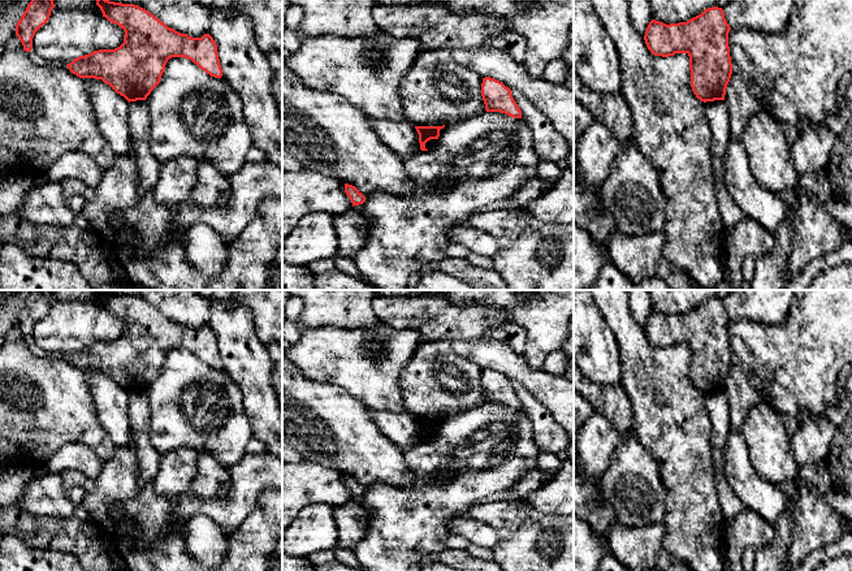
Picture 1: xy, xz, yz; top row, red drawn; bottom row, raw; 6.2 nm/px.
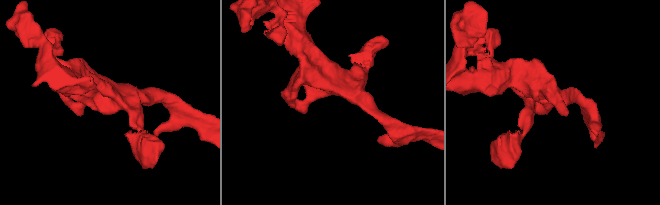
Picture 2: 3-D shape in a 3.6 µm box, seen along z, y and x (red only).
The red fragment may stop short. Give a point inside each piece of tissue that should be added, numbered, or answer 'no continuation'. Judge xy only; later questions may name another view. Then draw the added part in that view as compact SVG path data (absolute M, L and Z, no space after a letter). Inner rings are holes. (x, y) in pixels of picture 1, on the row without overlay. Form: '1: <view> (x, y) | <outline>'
no continuation

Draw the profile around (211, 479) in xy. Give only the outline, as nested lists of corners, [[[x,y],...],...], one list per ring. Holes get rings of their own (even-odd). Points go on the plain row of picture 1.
[[[196,451],[196,477],[190,484],[187,493],[206,498],[216,497],[225,489],[229,477],[229,468],[208,453]]]

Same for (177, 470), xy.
[[[180,447],[161,454],[160,466],[153,479],[155,492],[163,497],[186,494],[196,477],[196,451]]]

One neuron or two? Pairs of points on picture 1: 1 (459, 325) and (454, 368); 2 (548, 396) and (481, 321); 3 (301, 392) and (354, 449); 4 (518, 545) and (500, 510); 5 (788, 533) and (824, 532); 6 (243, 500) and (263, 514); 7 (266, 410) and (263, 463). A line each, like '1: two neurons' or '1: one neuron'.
1: two neurons
2: two neurons
3: one neuron
4: one neuron
5: two neurons
6: two neurons
7: two neurons

